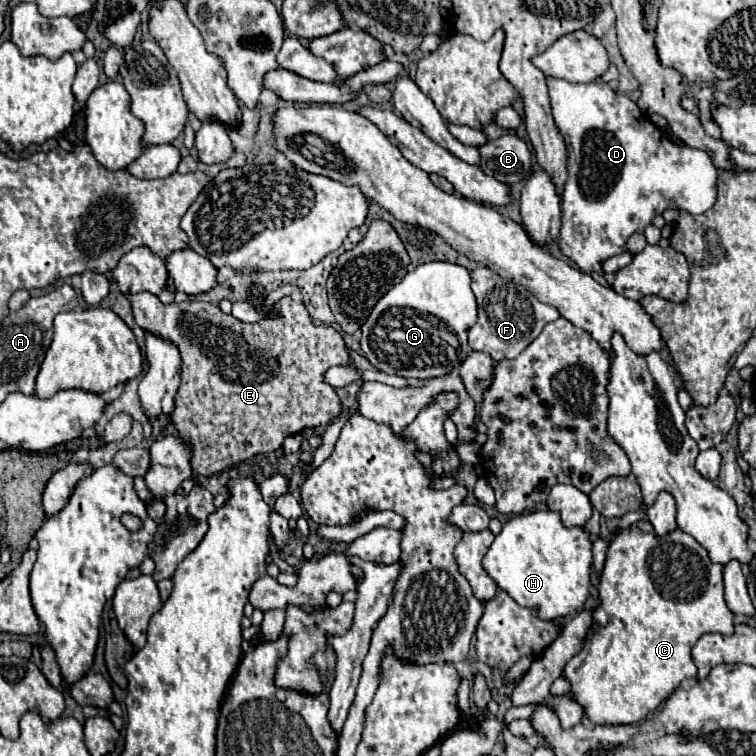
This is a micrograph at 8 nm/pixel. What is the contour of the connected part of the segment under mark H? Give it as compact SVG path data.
M533 511L515 515L503 523L501 533L495 537L491 547L483 557L483 567L495 579L495 583L507 591L519 605L537 607L541 619L563 619L575 611L583 609L591 585L591 539L585 527L563 527L561 515L557 511Z

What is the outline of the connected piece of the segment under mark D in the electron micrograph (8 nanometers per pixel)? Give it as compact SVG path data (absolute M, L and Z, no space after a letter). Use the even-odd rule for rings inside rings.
M547 77L547 87L555 127L559 127L567 145L569 169L569 179L561 197L563 225L559 247L579 265L579 269L585 273L601 271L601 265L609 257L627 251L627 239L633 233L643 233L645 227L651 225L653 217L661 215L665 209L683 209L691 215L701 215L713 207L717 199L719 169L705 151L691 149L687 145L681 147L669 141L629 97L611 91L603 81L575 85Z

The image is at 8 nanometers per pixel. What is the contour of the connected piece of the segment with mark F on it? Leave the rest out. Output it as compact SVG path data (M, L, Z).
M485 265L471 271L471 279L473 279L471 287L479 305L479 321L469 331L469 345L475 351L489 353L495 361L515 359L541 333L541 329L547 323L561 317L555 307L541 303L525 287L499 277Z

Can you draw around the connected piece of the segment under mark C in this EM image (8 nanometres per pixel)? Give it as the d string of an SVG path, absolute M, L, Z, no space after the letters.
M641 519L641 527L639 525L631 525L627 529L621 529L617 533L613 533L613 539L607 547L607 557L605 557L605 567L603 567L603 575L601 575L601 583L599 583L599 605L593 613L595 625L591 627L591 631L587 633L587 641L585 647L579 655L571 657L563 669L563 677L567 677L571 681L571 695L573 699L583 705L585 715L597 723L597 725L633 725L643 721L651 711L655 711L661 701L665 701L685 679L693 679L697 675L697 667L691 661L691 649L697 643L697 639L705 633L721 633L721 635L731 635L733 633L733 613L729 611L725 599L723 599L723 567L719 563L713 563L707 555L707 551L685 531L675 529L663 537L657 537L653 533L653 527L649 521Z

